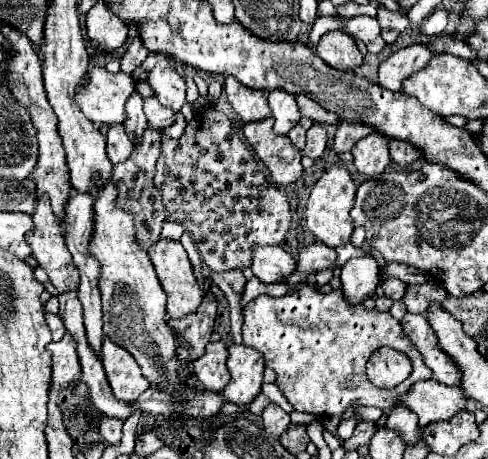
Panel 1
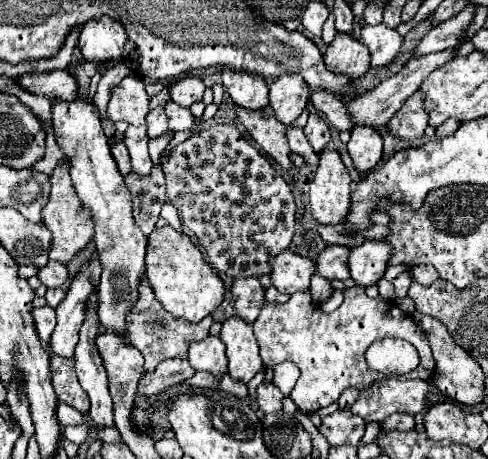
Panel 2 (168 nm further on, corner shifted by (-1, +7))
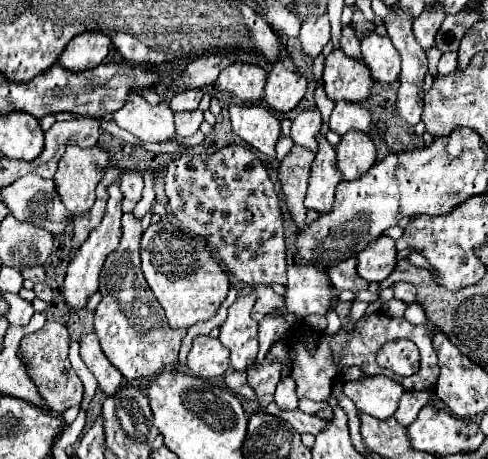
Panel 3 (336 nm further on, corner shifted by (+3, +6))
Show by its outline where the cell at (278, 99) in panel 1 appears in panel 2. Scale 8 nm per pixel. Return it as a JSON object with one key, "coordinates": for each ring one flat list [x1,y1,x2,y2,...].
{"coordinates":[[288,75,276,77,270,81,270,105,276,113,276,119,284,125,290,125,300,117,310,97,310,87,302,77]]}

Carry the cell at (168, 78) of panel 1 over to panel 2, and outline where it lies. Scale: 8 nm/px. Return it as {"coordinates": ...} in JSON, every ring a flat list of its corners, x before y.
{"coordinates":[[184,77,182,81,178,81,170,93,172,93,172,101,182,105,182,107,190,107,196,101,202,101,202,95,206,91,206,85,202,79,198,77]]}

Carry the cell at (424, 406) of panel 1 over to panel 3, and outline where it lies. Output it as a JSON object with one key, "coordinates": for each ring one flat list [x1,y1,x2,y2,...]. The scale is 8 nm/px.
{"coordinates":[[362,376,344,384,344,394,368,416,386,420,398,410,404,386,388,376]]}

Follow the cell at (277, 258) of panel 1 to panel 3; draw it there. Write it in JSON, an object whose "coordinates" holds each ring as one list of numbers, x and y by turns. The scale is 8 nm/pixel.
{"coordinates":[[290,264,284,304,288,312,306,318,308,314,326,314,330,304,330,282,326,272,316,266]]}

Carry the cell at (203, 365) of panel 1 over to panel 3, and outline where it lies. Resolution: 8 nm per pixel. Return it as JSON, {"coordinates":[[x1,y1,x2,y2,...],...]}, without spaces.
{"coordinates":[[198,336,188,354,188,368,198,378,216,378,230,368,228,356,228,348,218,338]]}

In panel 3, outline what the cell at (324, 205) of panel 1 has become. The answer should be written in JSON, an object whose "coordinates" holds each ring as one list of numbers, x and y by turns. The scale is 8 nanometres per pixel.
{"coordinates":[[318,134,318,152,312,162,312,174,310,174,310,184,306,192,306,208,316,210,320,214,328,214,334,204,334,192,336,186,342,182,342,174,336,168,336,152,328,144,328,140]]}

